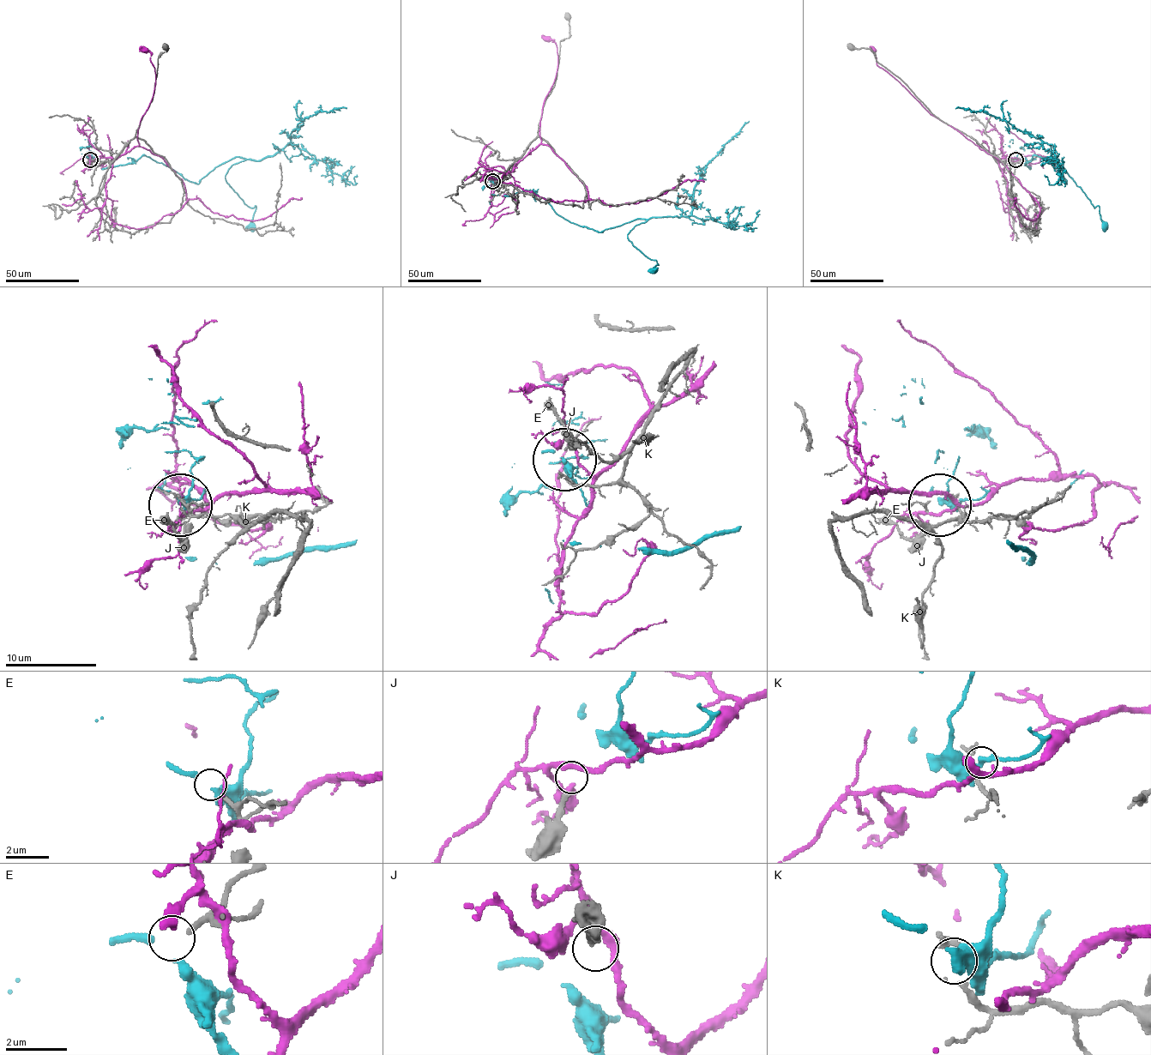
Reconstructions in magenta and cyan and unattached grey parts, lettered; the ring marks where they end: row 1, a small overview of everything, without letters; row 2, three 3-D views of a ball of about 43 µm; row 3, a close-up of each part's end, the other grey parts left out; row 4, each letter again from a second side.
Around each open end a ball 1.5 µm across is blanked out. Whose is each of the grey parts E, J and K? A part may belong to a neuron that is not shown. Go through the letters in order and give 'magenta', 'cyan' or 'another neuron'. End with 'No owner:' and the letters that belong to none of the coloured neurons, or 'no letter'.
E: cyan
J: another neuron
K: another neuron
No owner: J, K

